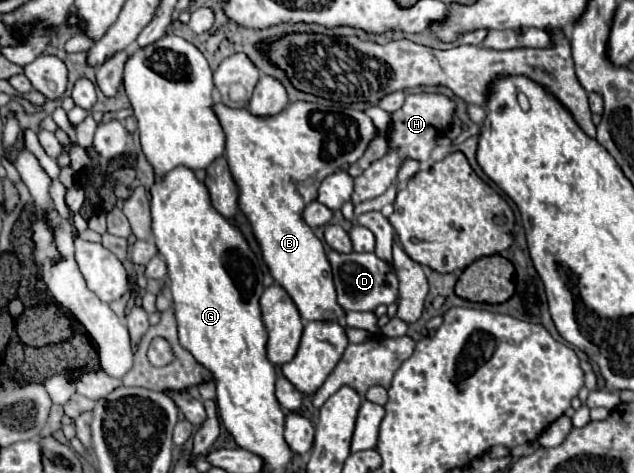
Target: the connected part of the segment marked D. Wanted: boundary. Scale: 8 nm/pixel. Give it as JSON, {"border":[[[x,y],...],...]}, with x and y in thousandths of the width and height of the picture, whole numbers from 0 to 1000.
{"border":[[[519,531],[516,539],[525,564],[525,594],[532,611],[532,636],[544,658],[591,658],[595,645],[617,645],[626,632],[626,581],[620,564],[601,552],[591,535],[532,535]]]}

